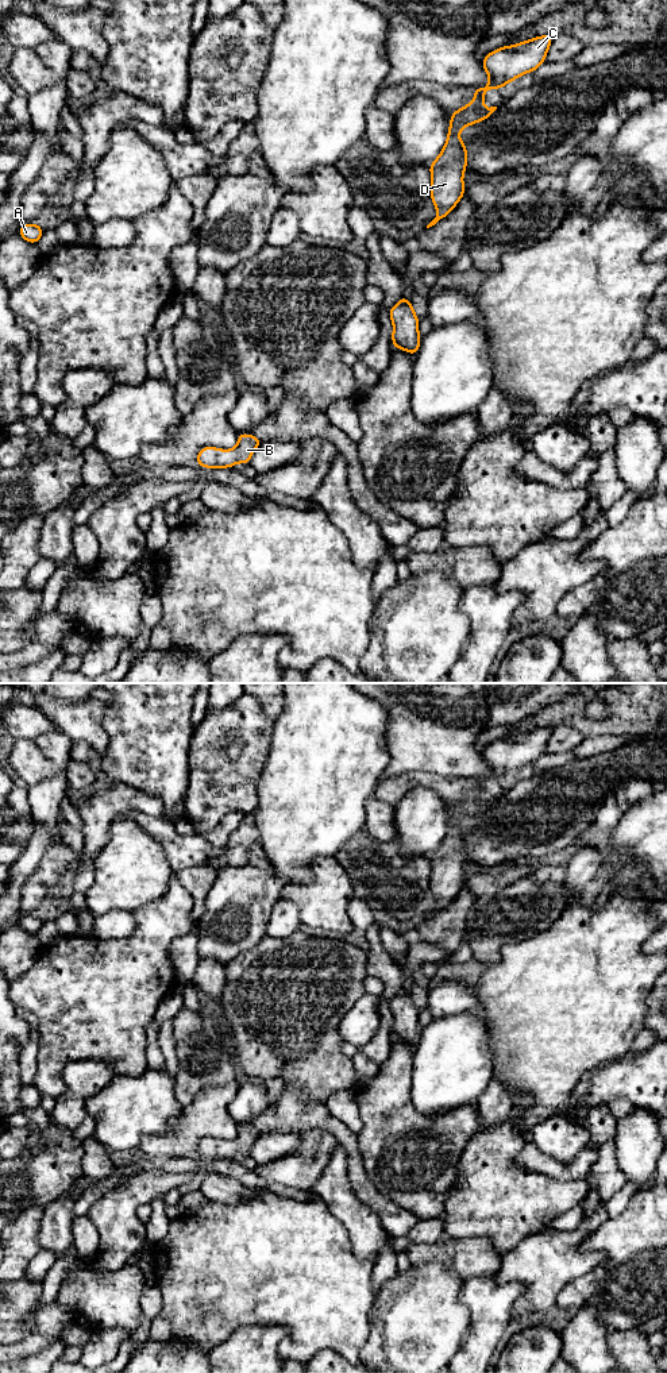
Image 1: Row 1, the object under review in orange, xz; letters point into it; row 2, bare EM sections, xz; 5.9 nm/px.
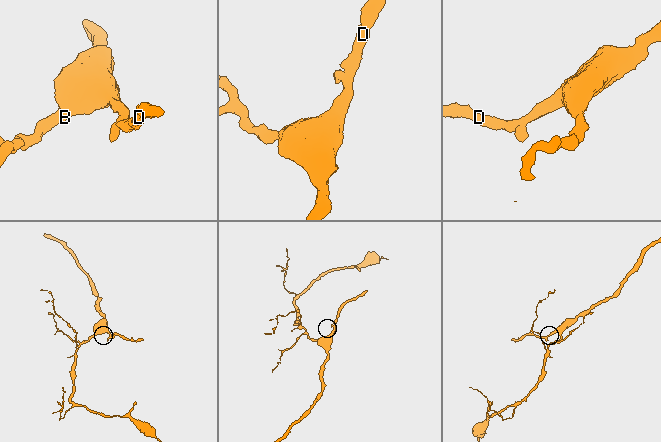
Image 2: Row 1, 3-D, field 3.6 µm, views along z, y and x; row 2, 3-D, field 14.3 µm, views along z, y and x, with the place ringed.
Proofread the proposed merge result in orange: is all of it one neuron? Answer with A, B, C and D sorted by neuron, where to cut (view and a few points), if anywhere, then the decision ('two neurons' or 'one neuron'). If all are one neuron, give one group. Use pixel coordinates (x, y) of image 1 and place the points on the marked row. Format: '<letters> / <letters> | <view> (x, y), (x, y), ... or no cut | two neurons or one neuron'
A B C D | no cut | one neuron

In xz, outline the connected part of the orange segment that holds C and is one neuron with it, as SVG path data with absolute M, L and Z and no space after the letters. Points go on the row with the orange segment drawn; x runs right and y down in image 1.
M541 35L513 46L500 47L483 57L483 70L489 74L485 88L473 89L475 99L451 113L446 144L439 157L429 165L431 198L437 209L436 217L427 225L444 219L462 200L463 173L467 166L466 143L459 139L463 127L486 120L497 107L482 104L489 89L500 89L520 76L536 70L545 62L545 54L555 36Z

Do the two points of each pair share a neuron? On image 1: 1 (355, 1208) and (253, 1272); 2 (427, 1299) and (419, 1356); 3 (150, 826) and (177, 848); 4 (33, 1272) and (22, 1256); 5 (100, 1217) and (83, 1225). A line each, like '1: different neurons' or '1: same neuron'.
1: different neurons
2: same neuron
3: same neuron
4: different neurons
5: different neurons

